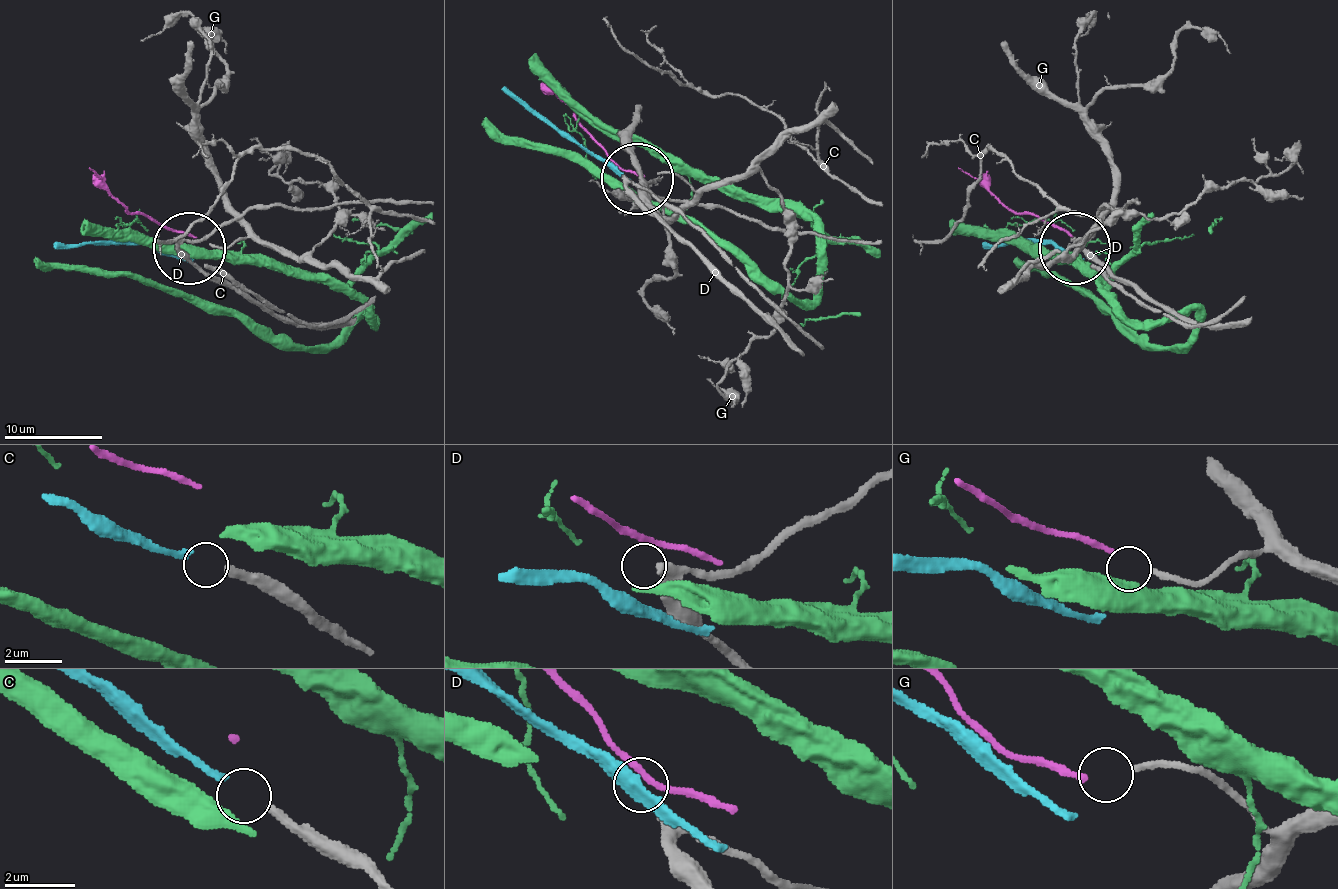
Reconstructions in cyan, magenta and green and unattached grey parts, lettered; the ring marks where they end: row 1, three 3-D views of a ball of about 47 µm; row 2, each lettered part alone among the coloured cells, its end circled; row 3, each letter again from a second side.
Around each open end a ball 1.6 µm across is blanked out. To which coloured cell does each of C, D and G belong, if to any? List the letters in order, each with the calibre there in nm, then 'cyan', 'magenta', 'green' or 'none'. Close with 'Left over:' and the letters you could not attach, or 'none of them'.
C: 280 nm thick; cyan
D: 280 nm thick; none
G: 180 nm thick; magenta
Left over: D

